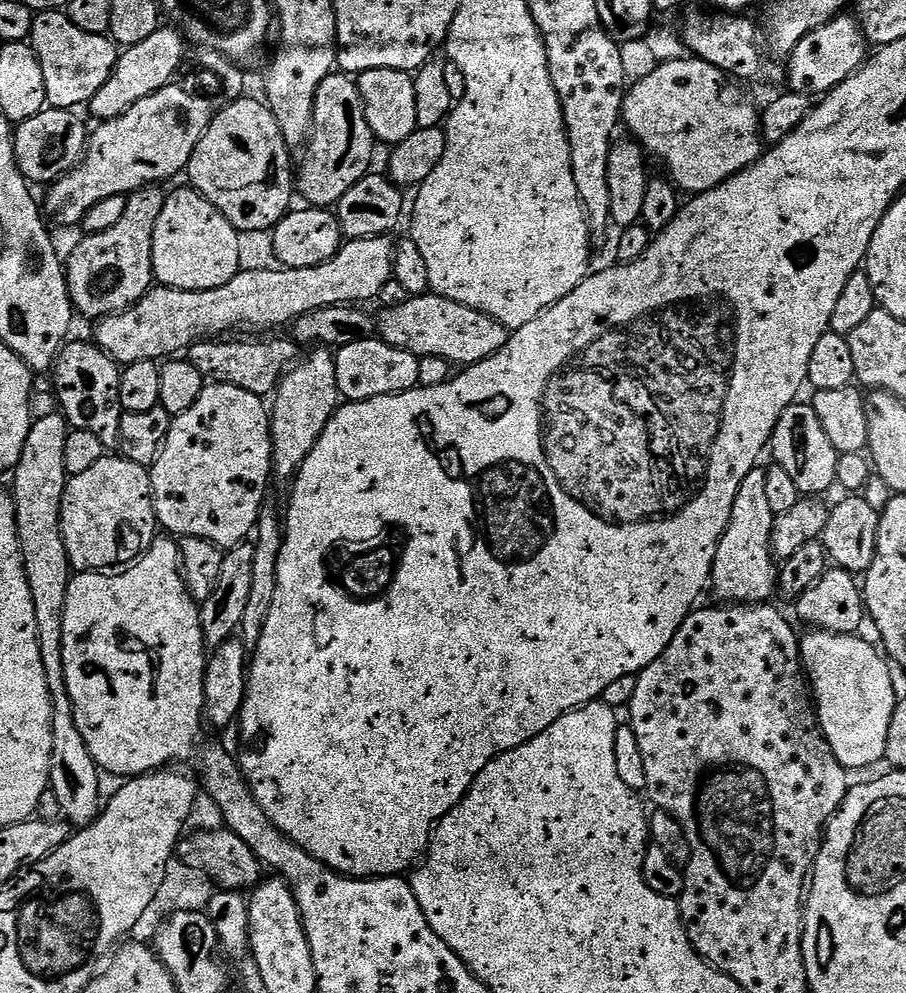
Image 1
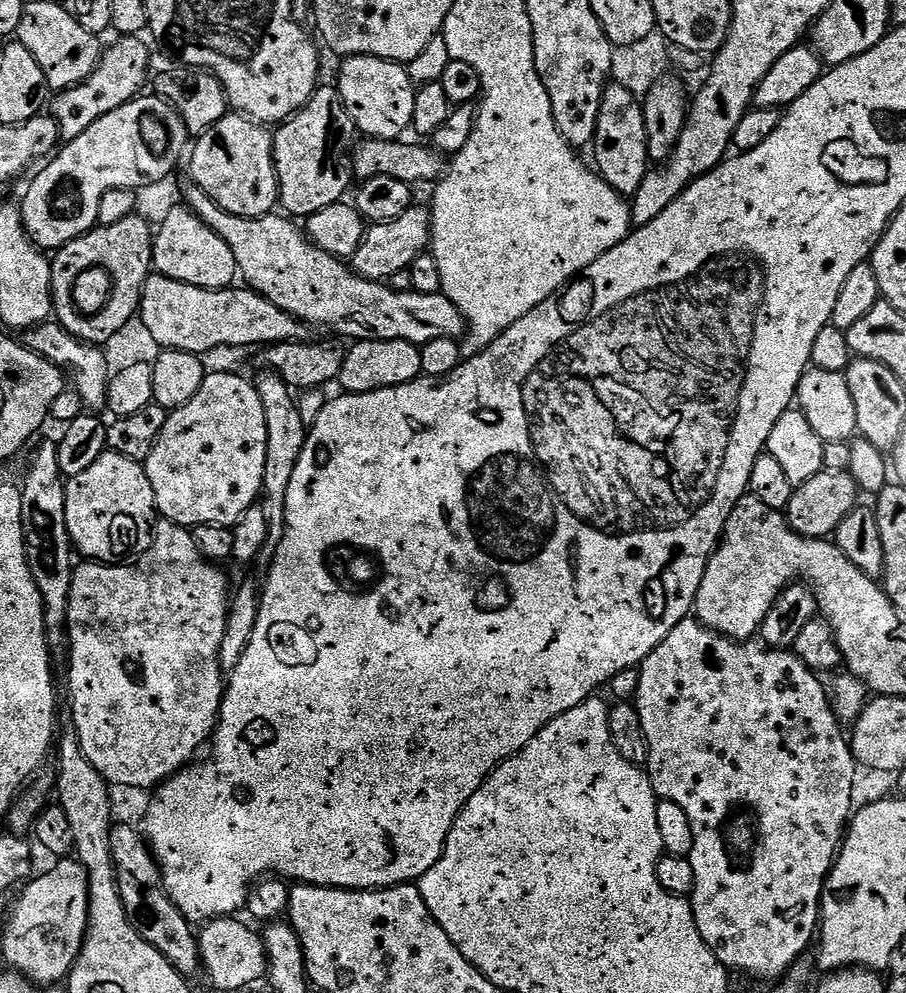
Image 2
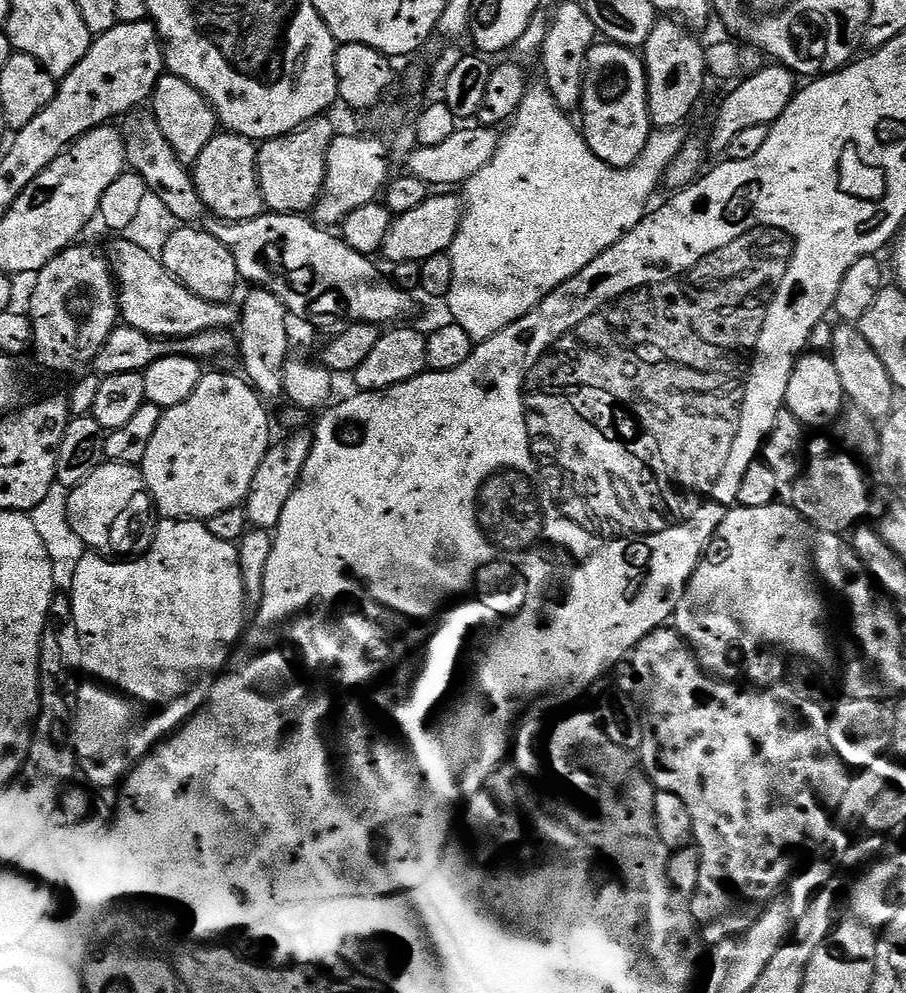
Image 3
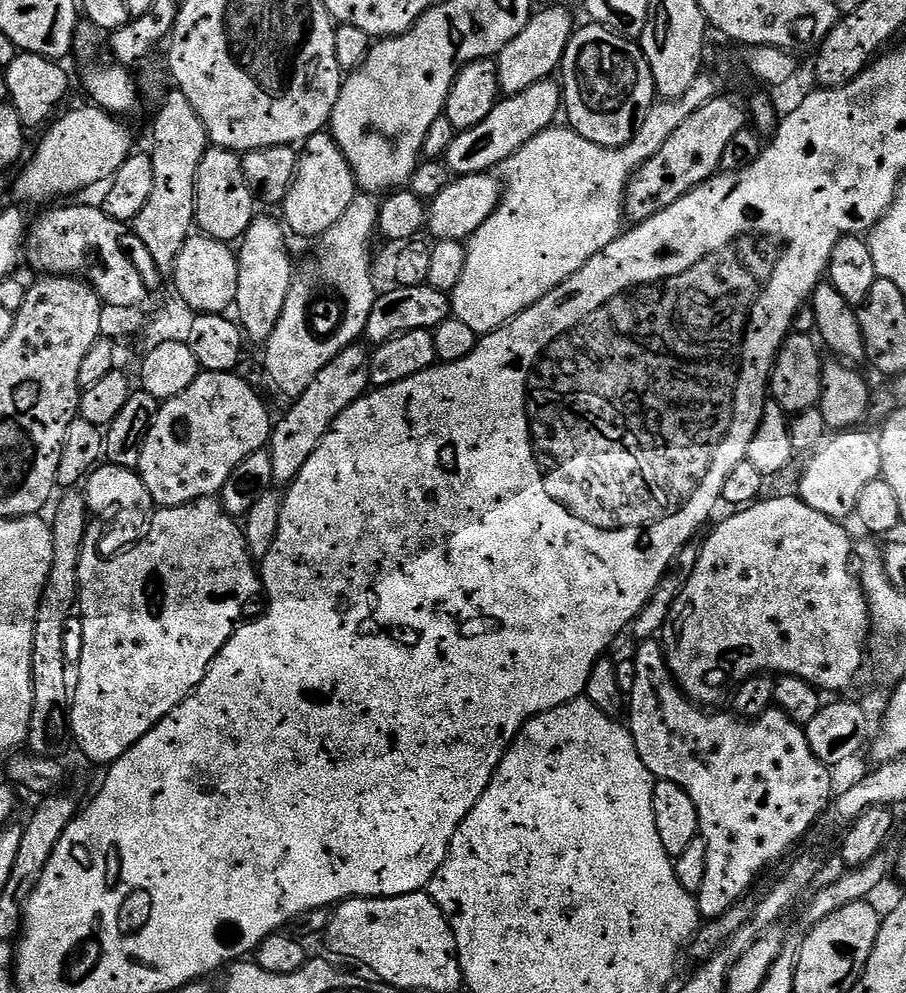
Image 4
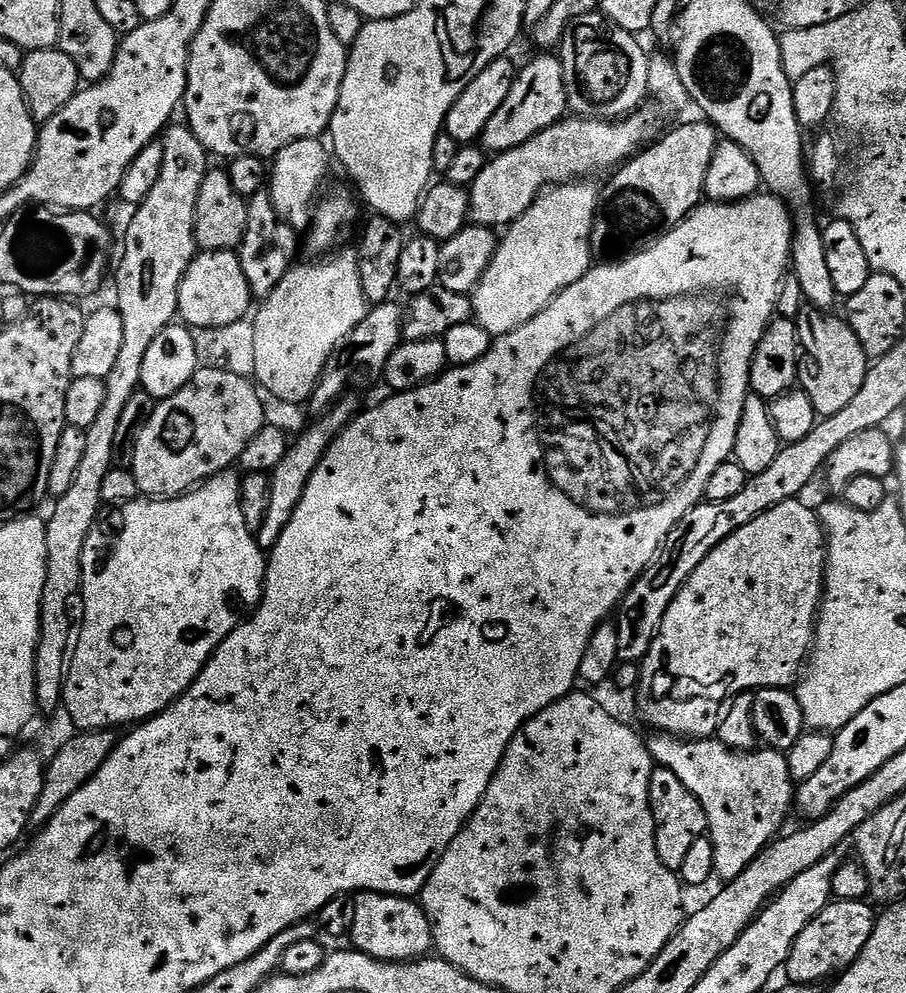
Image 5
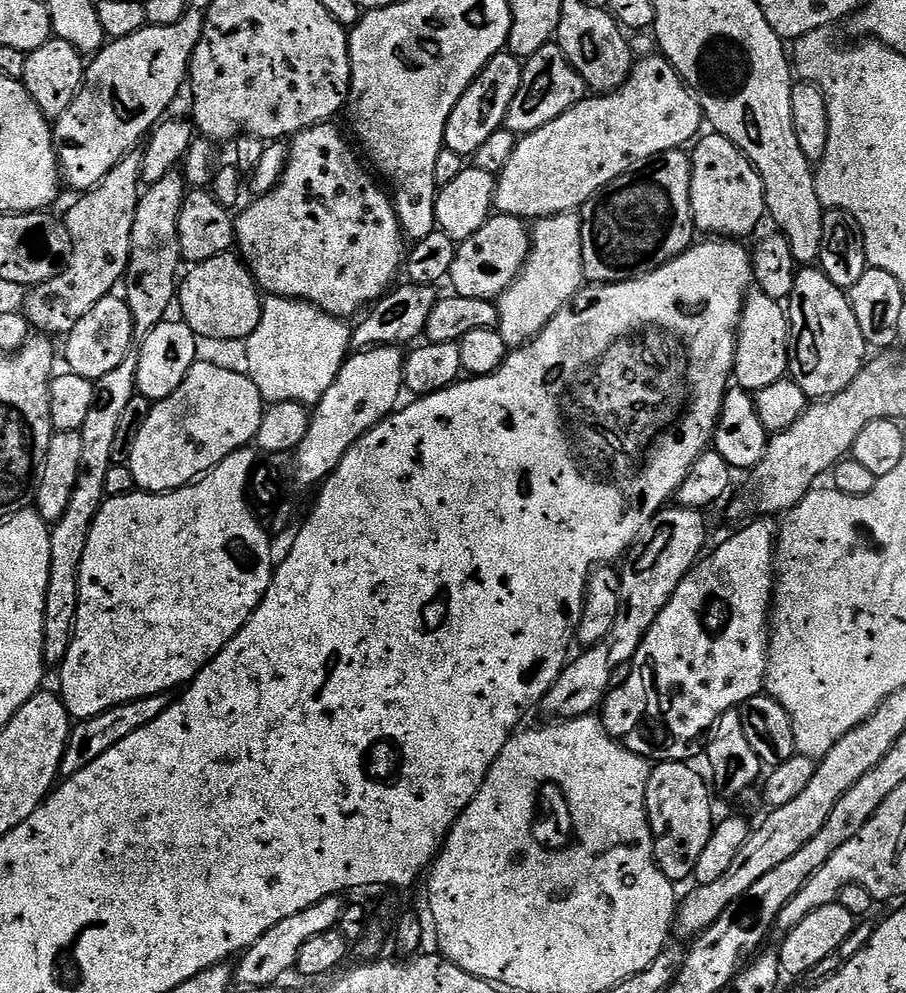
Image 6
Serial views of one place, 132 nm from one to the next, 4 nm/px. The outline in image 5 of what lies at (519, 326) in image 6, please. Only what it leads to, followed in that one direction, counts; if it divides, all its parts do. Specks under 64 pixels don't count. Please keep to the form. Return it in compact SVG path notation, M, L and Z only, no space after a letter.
M573 182L558 184L536 197L534 203L528 207L526 214L522 214L507 225L508 232L497 243L496 253L478 286L471 292L472 315L475 323L482 326L493 338L505 336L518 326L526 326L530 318L542 314L546 306L550 306L552 299L562 290L574 286L578 278L582 278L593 267L594 253L592 251L592 227L596 217L596 207L600 205L599 187L595 188L592 182Z

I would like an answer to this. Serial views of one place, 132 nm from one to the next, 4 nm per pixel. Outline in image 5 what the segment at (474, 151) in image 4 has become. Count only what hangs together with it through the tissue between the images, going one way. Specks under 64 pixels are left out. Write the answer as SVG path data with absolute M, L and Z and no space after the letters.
M540 54L537 60L530 61L525 68L523 65L517 71L514 86L510 86L510 94L506 94L506 102L502 102L494 118L486 122L486 130L480 135L479 143L492 154L514 150L530 138L534 138L542 130L565 119L568 111L564 64L559 55Z

